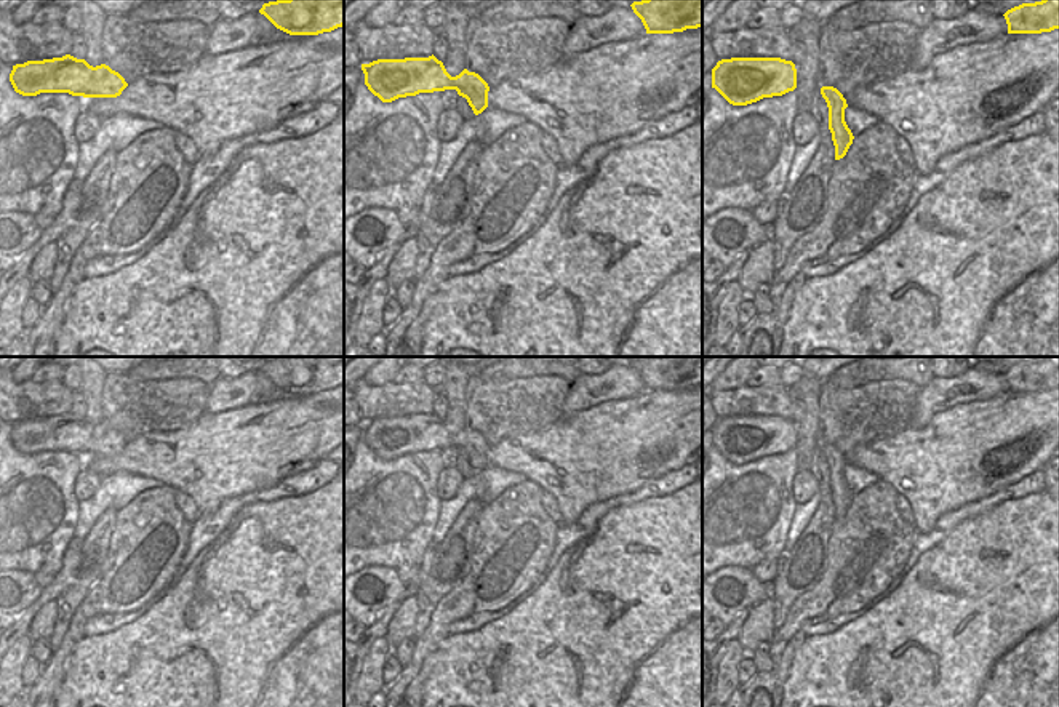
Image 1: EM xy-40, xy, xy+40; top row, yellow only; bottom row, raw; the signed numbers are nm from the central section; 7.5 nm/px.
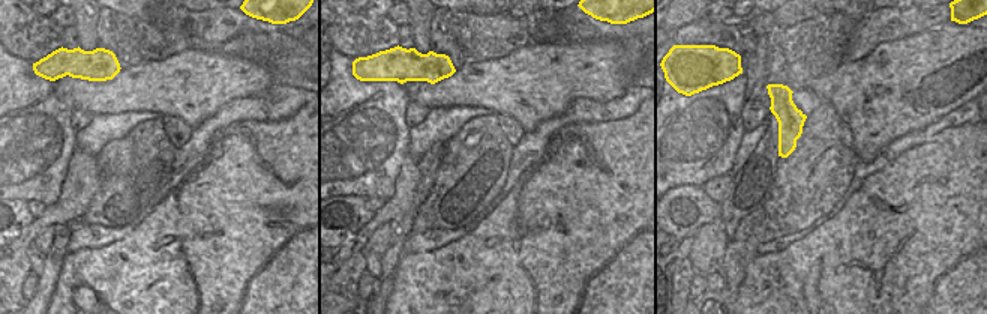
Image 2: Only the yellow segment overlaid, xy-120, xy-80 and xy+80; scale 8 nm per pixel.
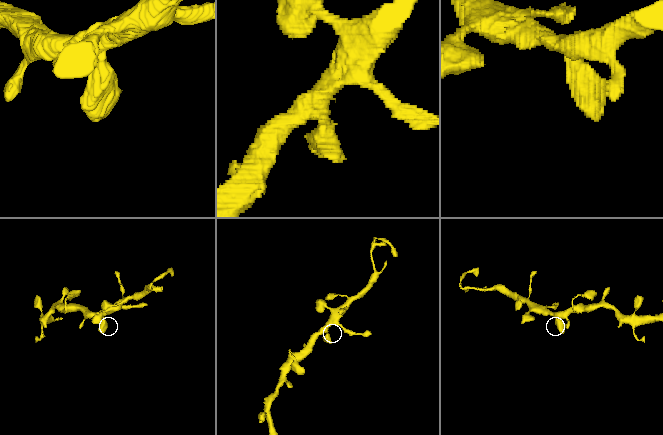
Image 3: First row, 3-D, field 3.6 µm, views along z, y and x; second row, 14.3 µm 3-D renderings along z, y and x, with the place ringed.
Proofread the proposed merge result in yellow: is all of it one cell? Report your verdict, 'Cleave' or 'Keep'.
Keep

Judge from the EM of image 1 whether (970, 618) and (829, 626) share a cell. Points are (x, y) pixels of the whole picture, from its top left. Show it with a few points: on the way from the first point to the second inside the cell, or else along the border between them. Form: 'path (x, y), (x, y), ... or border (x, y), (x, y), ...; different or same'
border (875, 603), (837, 629), (808, 637); different

